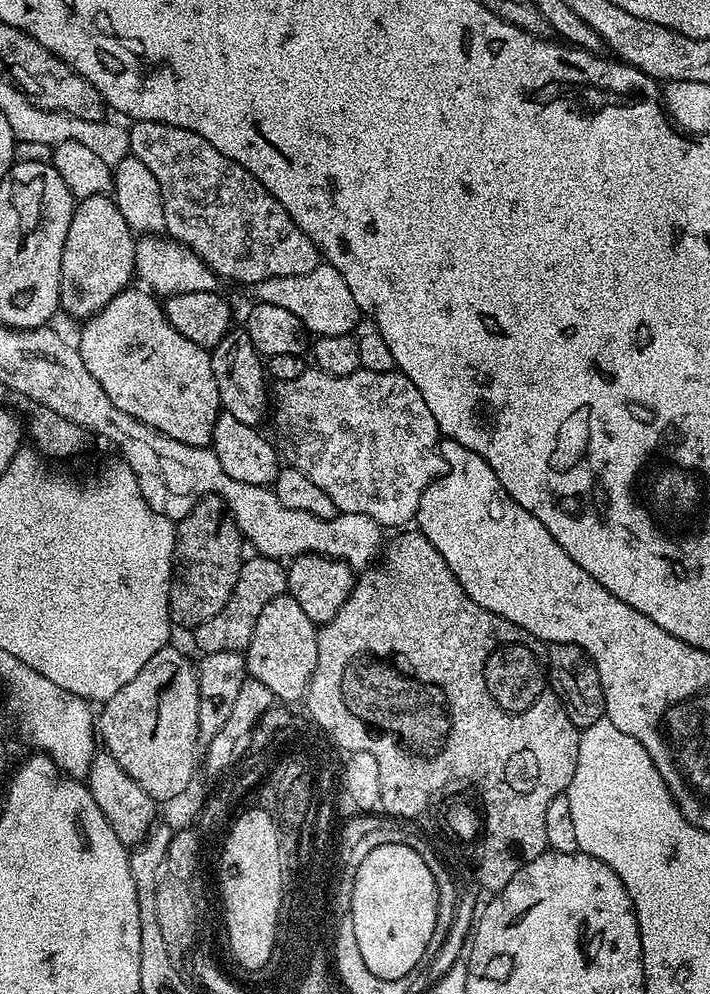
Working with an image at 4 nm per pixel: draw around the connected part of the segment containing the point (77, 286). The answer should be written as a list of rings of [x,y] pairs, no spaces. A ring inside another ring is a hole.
[[[111,195],[91,196],[73,207],[70,230],[64,235],[62,266],[58,270],[58,308],[68,316],[77,316],[80,322],[88,319],[133,283],[136,270],[136,241],[133,230],[122,218],[122,213]]]

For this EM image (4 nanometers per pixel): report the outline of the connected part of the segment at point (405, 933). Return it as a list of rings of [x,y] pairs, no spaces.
[[[383,844],[370,850],[370,854],[362,859],[353,882],[352,914],[356,917],[356,933],[364,958],[373,972],[379,972],[382,976],[400,976],[415,964],[416,957],[423,952],[424,943],[429,943],[430,934],[434,934],[438,890],[430,874],[430,866],[426,866],[418,850],[410,850],[410,846]]]

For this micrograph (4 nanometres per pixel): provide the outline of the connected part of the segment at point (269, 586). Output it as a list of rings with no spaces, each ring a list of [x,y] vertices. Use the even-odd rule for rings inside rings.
[[[252,554],[245,559],[244,565],[240,567],[238,582],[234,582],[234,590],[230,594],[230,602],[214,614],[206,622],[197,624],[194,629],[196,644],[201,653],[205,652],[239,652],[247,649],[250,638],[254,634],[254,625],[261,617],[262,610],[272,598],[288,591],[288,570],[281,561]]]

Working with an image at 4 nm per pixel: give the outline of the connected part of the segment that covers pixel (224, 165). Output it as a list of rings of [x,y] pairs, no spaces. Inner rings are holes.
[[[137,120],[128,128],[128,150],[131,155],[140,159],[143,165],[154,174],[158,184],[161,186],[162,206],[165,214],[163,231],[171,239],[183,244],[194,254],[198,254],[198,258],[202,258],[202,262],[206,262],[206,266],[210,266],[210,270],[221,281],[237,280],[240,284],[255,286],[255,284],[262,282],[266,278],[310,274],[310,270],[314,270],[321,264],[322,257],[314,246],[314,242],[310,242],[310,238],[306,238],[306,234],[302,234],[302,230],[296,225],[294,218],[290,218],[290,214],[282,206],[282,202],[275,200],[266,190],[266,186],[262,186],[262,182],[258,182],[258,178],[254,178],[254,174],[250,174],[238,162],[234,162],[231,156],[222,154],[217,148],[210,146],[210,142],[206,138],[202,138],[185,128],[180,128],[176,124],[163,124],[157,120]]]

